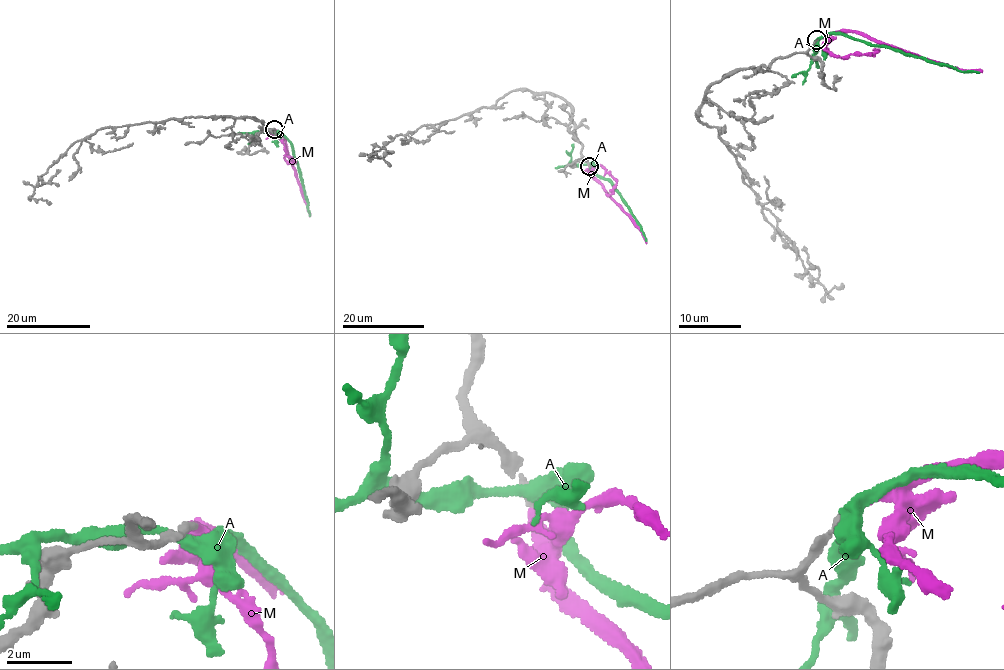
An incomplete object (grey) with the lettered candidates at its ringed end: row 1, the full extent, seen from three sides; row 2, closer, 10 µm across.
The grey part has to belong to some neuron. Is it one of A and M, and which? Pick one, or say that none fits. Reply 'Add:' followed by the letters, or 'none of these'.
Add: M

